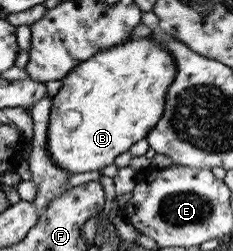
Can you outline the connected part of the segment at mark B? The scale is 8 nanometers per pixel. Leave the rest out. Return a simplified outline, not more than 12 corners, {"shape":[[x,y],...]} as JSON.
{"shape":[[152,37],[79,63],[46,152],[101,171],[161,119],[175,64]]}

